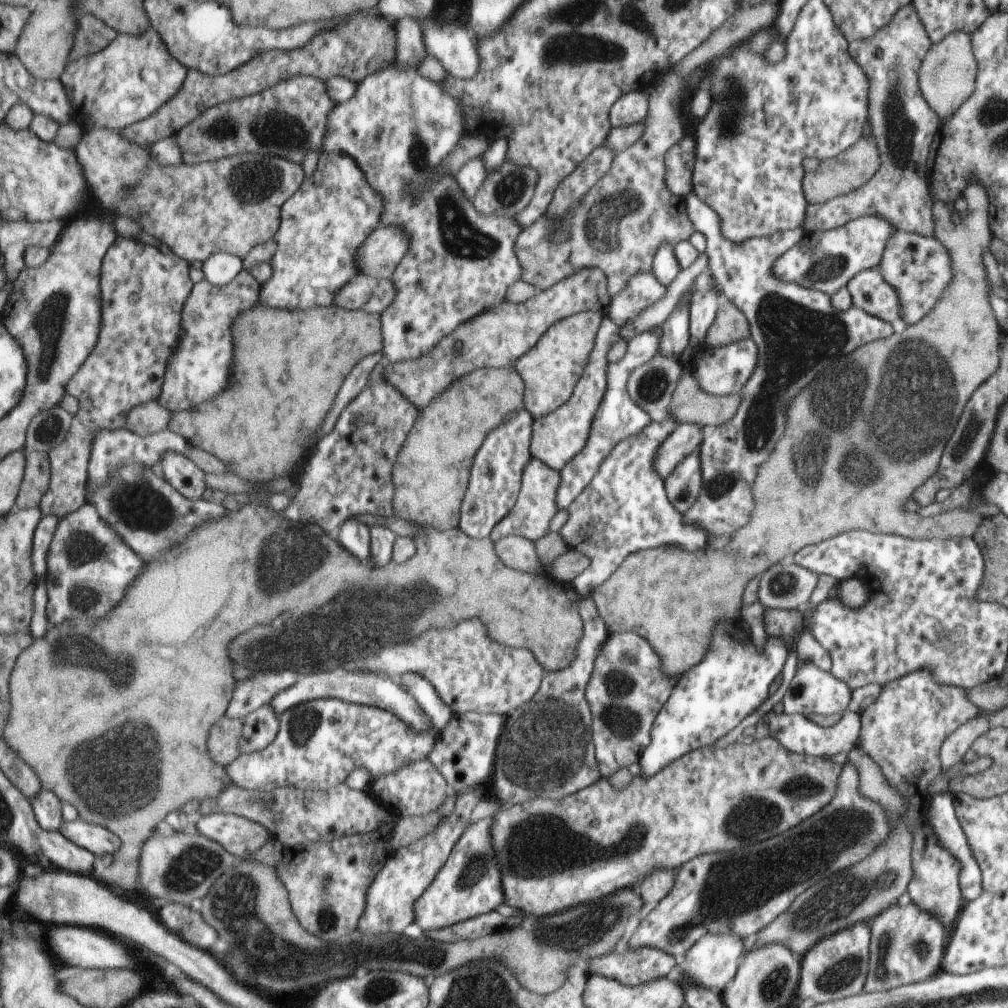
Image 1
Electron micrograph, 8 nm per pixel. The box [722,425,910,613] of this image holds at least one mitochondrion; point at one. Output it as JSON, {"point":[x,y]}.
{"point":[779,584]}

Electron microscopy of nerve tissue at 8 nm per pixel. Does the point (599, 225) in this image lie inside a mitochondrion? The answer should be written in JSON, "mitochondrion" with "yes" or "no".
{"mitochondrion":"yes"}

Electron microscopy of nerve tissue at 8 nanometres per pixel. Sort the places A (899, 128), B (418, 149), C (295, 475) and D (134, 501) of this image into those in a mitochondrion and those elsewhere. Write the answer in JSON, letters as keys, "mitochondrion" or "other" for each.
{"A":"mitochondrion","B":"mitochondrion","C":"other","D":"mitochondrion"}

